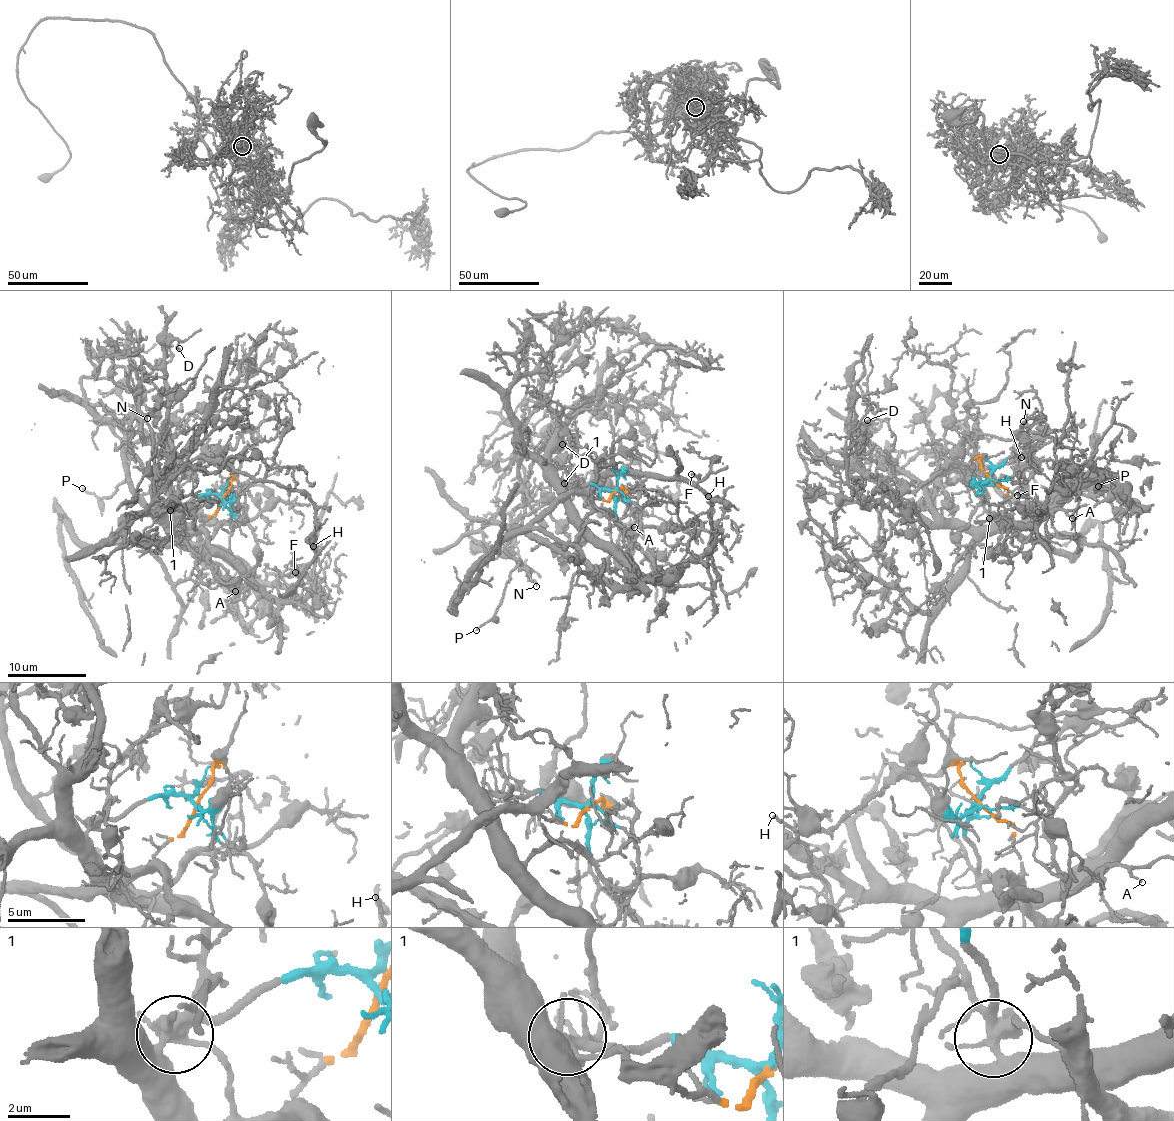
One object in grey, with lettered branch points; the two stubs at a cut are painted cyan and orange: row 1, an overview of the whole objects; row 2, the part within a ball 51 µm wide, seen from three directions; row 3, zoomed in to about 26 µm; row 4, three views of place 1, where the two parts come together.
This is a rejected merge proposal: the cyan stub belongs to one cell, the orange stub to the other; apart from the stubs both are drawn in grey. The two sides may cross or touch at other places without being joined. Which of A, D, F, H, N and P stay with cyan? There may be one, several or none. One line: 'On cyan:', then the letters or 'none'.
On cyan: A, D

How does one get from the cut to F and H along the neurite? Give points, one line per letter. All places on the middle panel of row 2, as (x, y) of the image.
F: (614, 490), (607, 500), (591, 494), (602, 476), (634, 471), (679, 480), (700, 480), (692, 475)
H: (614, 490), (607, 500), (592, 493), (602, 476), (634, 471), (692, 481), (711, 501), (716, 499), (708, 495)

